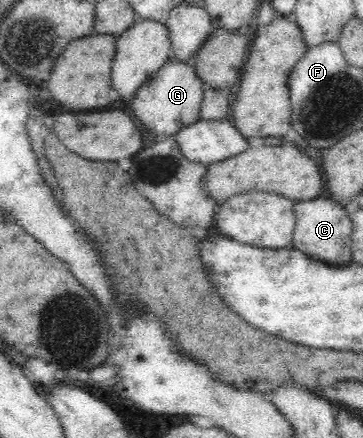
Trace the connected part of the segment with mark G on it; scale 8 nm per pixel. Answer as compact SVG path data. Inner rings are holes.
M169 58L159 71L137 89L131 97L130 113L138 123L156 137L177 133L183 127L200 119L200 107L203 99L204 83L197 77L194 58L188 61L177 61Z

